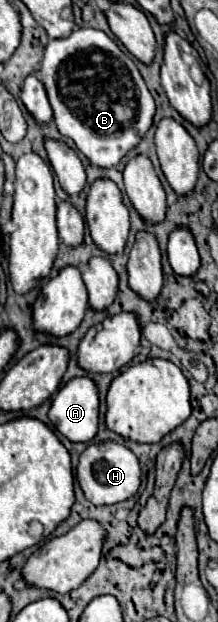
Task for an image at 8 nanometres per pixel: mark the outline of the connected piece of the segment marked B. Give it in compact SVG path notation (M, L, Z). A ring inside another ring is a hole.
M80 27L64 39L50 39L36 75L46 85L58 131L70 137L92 165L116 165L152 125L156 105L136 63L100 29Z

